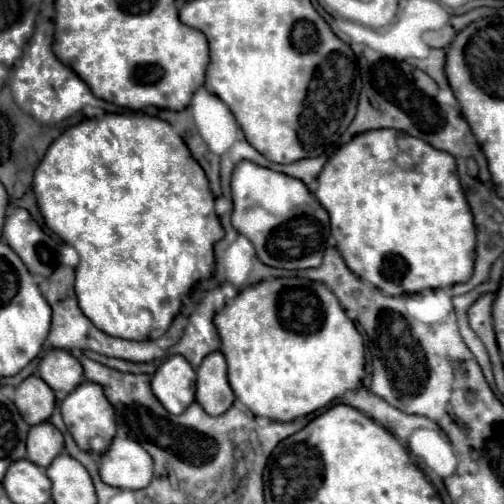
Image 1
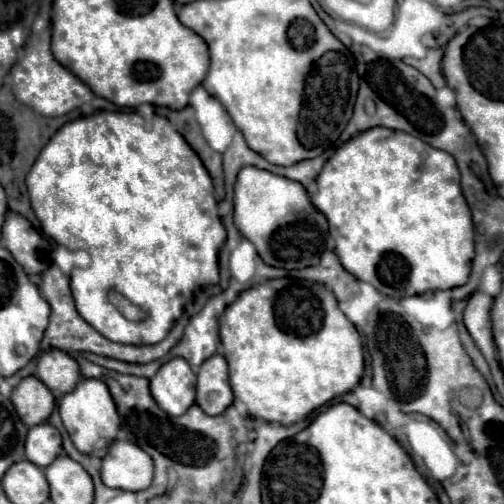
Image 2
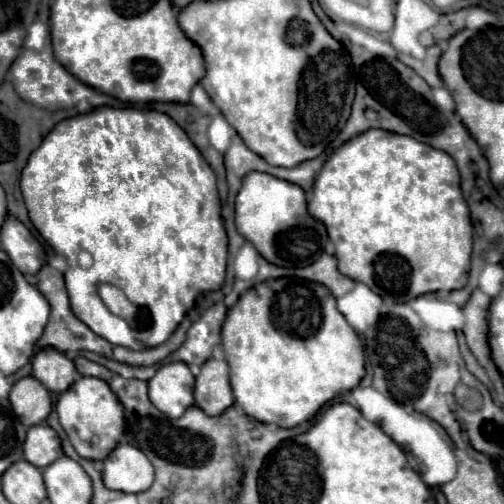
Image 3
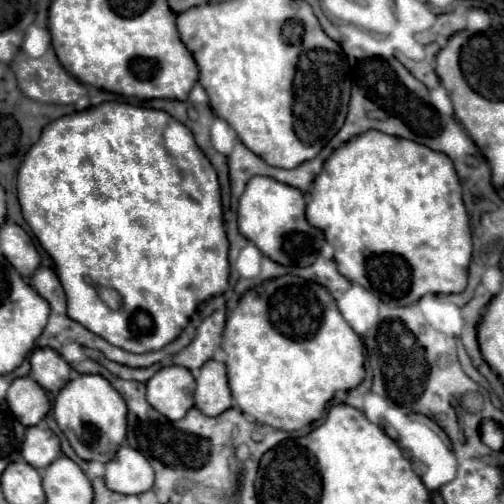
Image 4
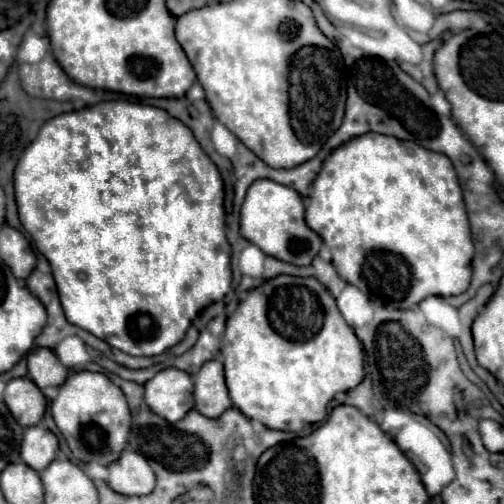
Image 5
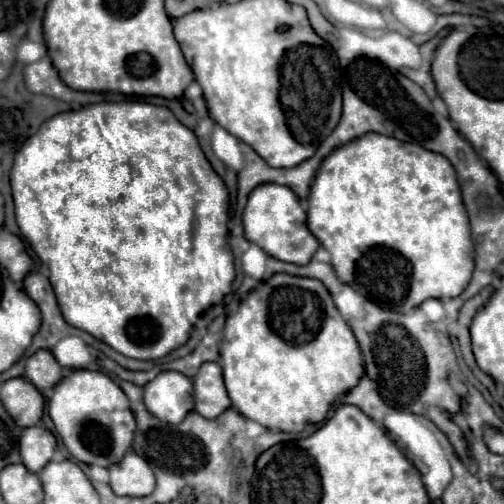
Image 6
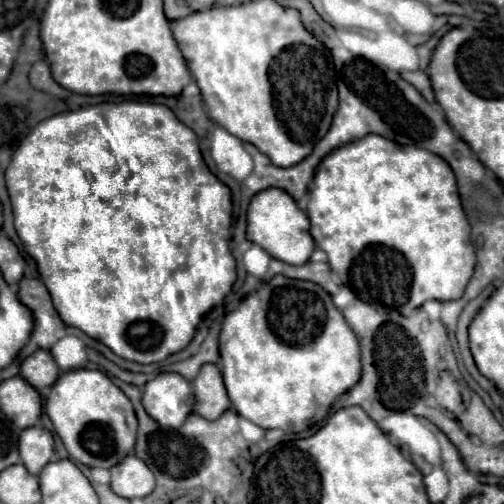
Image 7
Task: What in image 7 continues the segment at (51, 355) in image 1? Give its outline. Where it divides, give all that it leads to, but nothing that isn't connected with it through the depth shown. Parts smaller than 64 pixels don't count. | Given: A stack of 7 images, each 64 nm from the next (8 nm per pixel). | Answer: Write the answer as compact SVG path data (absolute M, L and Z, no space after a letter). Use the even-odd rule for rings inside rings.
M38 350L22 362L20 376L28 380L34 388L46 388L58 380L60 368L48 350Z

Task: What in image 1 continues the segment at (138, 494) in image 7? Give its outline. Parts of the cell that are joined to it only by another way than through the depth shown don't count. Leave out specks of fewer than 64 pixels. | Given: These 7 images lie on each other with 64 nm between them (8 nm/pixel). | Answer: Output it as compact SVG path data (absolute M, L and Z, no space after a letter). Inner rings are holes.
M116 436L102 454L100 478L116 488L146 488L152 480L152 458L138 442Z

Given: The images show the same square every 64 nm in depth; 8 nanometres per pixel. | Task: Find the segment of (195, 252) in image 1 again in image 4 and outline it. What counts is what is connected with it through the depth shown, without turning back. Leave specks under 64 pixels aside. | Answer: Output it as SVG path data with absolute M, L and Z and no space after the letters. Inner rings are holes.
M104 102L100 106L62 116L50 126L44 128L40 140L28 150L24 156L24 162L18 170L18 200L22 206L22 214L40 240L42 248L52 256L56 262L56 272L60 276L60 282L64 286L66 298L68 298L68 316L72 320L84 324L90 332L96 336L108 340L110 344L124 348L128 352L144 354L152 350L160 350L166 344L170 344L188 324L188 318L196 312L196 306L212 296L222 294L228 288L228 238L224 236L224 220L222 220L222 202L220 202L220 186L216 178L216 170L210 164L210 160L202 154L202 150L196 146L192 132L174 120L170 114L162 110L152 108L140 108L132 104L120 104L120 102ZM96 286L110 286L116 288L124 296L124 308L114 312L110 310L98 296Z

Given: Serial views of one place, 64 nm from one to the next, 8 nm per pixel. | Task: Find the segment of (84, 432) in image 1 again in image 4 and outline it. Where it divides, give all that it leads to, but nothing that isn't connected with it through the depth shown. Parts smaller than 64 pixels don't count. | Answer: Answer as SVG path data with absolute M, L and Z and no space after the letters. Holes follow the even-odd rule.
M80 374L70 380L56 396L54 416L74 452L82 460L108 462L126 438L126 404L108 380L96 374Z

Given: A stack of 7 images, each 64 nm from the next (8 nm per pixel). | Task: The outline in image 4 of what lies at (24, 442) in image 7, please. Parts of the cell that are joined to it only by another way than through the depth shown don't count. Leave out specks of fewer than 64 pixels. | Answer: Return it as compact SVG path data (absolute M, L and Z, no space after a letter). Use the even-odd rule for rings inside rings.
M30 426L22 444L22 458L34 468L46 468L60 456L60 438L42 426Z

